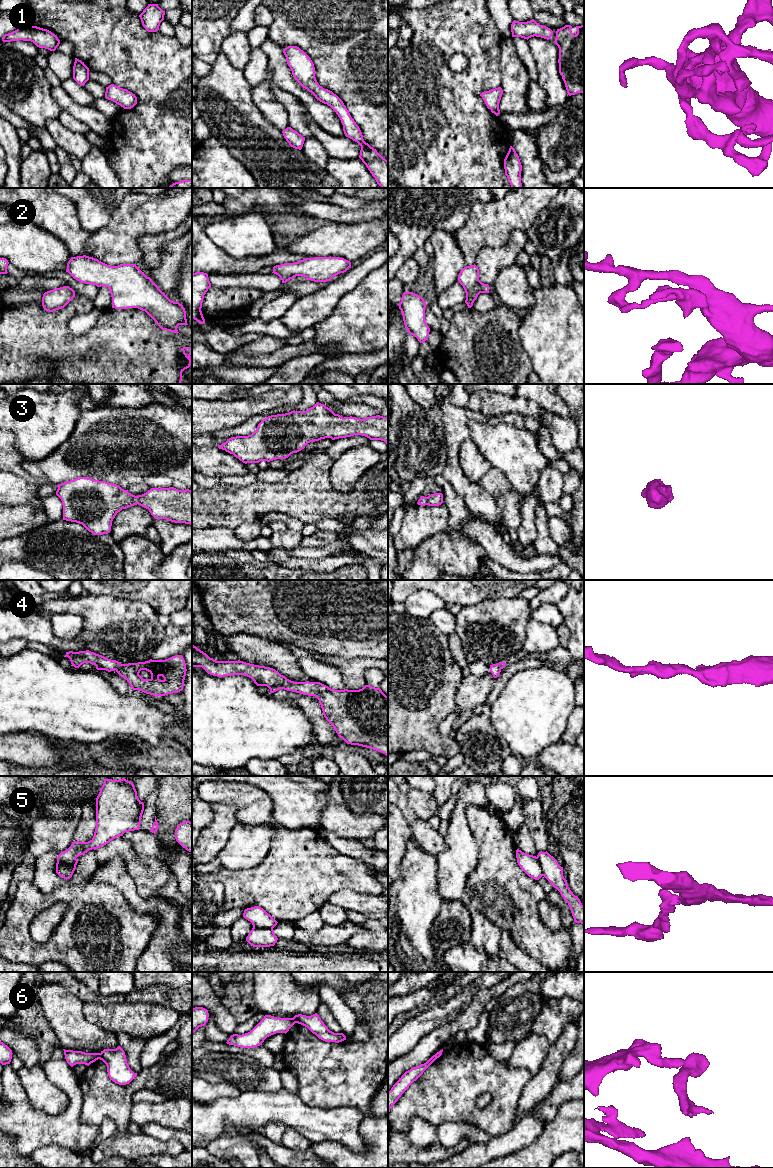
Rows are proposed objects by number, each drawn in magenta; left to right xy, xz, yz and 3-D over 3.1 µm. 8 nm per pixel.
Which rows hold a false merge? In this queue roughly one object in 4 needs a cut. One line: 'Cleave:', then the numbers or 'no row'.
Cleave: 5, 6

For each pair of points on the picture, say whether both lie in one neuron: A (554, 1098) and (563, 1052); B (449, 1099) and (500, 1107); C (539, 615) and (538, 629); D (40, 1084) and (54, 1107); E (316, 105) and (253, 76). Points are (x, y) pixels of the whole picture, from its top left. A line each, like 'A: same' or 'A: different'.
A: different
B: same
C: different
D: same
E: different

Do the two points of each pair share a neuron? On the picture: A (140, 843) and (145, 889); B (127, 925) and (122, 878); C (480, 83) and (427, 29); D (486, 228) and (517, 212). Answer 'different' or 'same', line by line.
A: different
B: different
C: same
D: same

